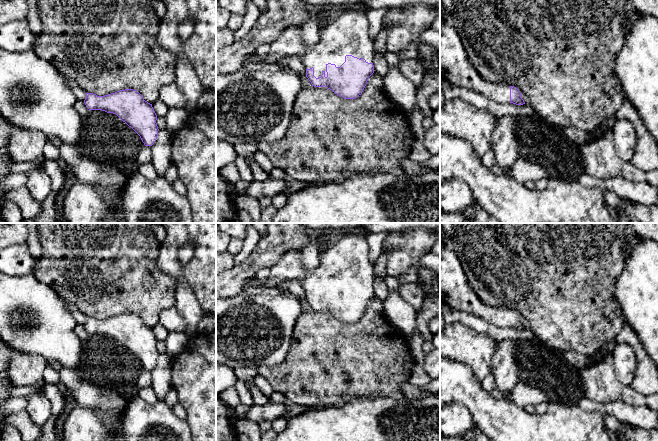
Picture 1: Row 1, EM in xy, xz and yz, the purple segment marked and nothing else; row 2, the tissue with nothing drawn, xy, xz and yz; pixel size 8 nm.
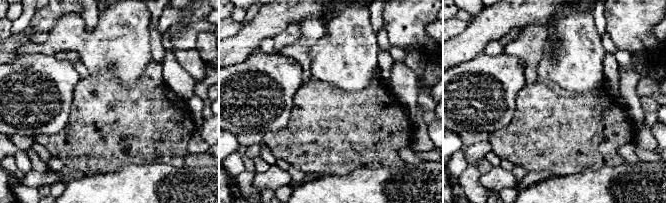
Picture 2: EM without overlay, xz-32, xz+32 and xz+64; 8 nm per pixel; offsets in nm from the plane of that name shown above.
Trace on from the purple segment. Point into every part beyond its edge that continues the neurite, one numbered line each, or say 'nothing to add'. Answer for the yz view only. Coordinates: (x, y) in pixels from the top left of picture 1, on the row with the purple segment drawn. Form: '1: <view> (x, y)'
1: yz (455, 66)

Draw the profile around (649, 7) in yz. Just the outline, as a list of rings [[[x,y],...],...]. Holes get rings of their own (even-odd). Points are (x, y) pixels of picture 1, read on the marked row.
[[[630,0],[638,14],[646,14],[658,20],[658,0]]]

